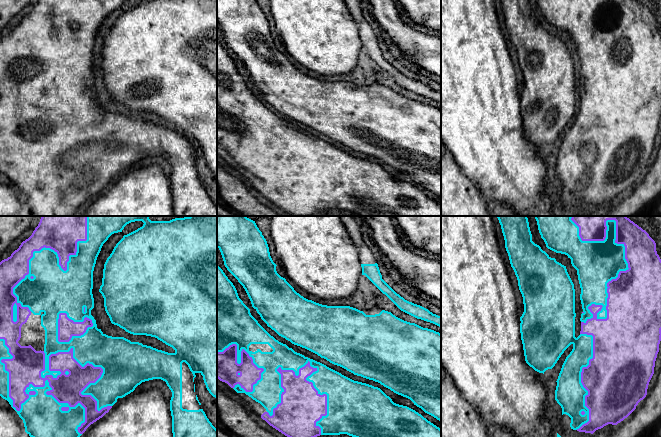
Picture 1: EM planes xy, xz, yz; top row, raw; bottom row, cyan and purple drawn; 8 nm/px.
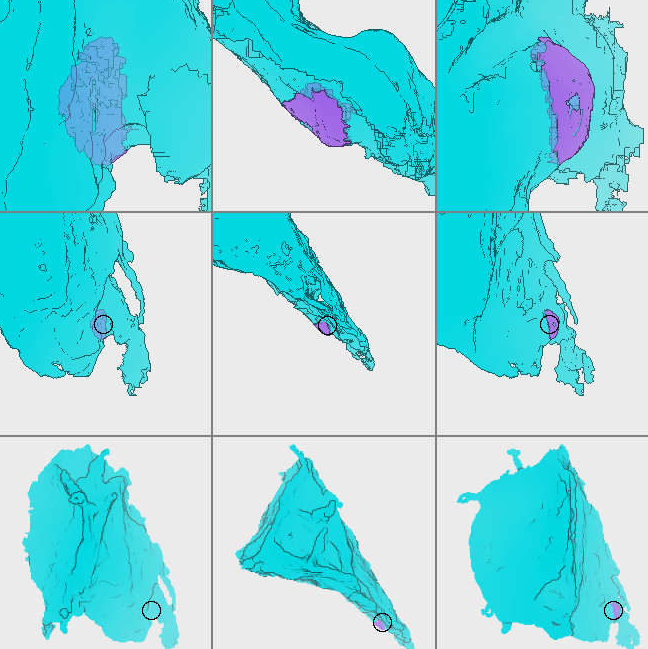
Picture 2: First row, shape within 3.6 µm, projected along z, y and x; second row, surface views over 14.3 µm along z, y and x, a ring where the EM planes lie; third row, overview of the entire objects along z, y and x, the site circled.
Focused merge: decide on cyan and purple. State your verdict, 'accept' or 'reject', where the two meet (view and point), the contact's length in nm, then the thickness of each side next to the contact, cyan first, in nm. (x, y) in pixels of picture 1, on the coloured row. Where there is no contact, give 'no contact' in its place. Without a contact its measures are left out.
accept | xy (25, 390) | 1000 nm | 320/260 nm

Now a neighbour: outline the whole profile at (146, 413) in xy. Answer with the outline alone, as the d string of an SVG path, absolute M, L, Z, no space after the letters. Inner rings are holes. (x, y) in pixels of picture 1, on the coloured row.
M158 389L133 391L81 437L173 437L170 402Z

